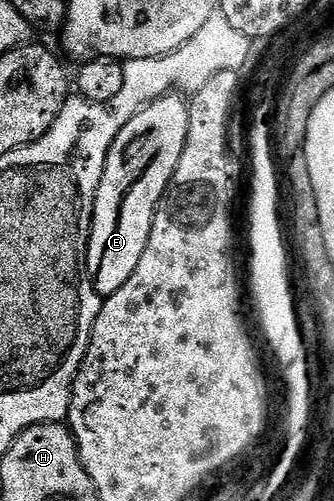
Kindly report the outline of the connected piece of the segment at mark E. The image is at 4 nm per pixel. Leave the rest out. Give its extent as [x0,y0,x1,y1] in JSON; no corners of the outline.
[86,95,189,298]

